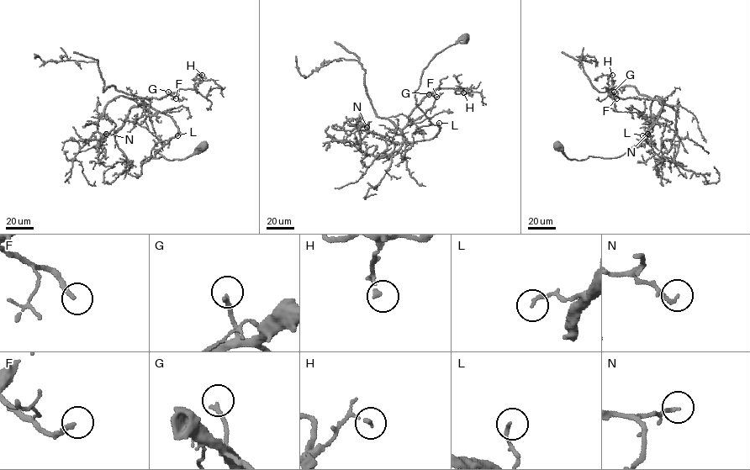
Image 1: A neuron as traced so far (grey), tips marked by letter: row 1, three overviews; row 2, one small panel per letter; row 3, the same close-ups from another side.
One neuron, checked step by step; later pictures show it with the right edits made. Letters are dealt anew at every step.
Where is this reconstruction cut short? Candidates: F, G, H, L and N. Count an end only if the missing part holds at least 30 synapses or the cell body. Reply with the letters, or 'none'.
F

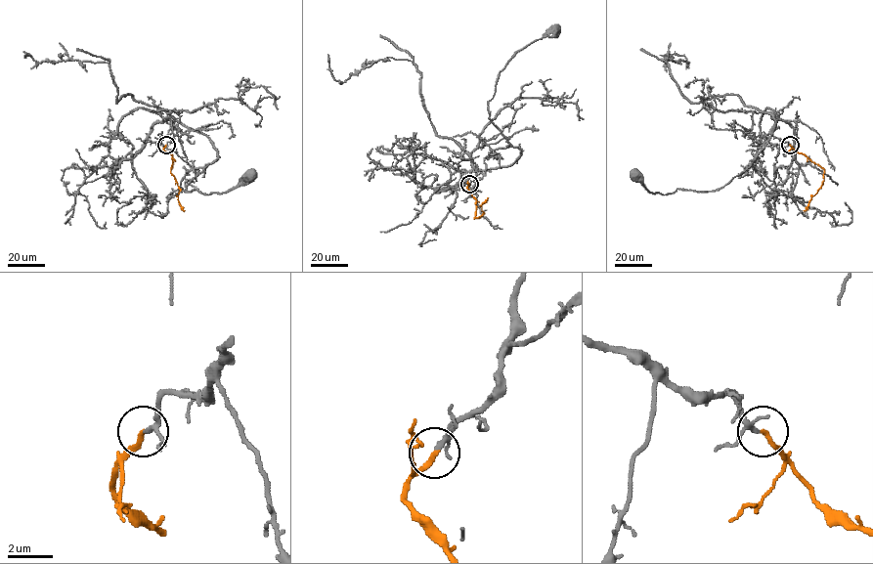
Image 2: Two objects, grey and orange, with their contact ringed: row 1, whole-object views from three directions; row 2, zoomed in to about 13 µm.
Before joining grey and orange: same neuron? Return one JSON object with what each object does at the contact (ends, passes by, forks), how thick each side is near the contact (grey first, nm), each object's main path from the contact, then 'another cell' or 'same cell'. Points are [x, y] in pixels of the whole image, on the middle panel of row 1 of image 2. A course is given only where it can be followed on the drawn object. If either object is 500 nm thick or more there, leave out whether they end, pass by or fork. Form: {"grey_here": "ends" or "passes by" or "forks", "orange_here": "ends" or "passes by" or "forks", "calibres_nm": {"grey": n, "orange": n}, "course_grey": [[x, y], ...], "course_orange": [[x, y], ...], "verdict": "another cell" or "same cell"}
{"grey_here": "forks", "orange_here": "ends", "calibres_nm": {"grey": 130, "orange": 220}, "course_grey": [[469, 184], [475, 164], [474, 169], [507, 166], [520, 154], [489, 118], [488, 102], [507, 62], [553, 28]], "course_orange": [[469, 184], [467, 187], [476, 200], [474, 219], [484, 213], [481, 205], [488, 197]], "verdict": "same cell"}

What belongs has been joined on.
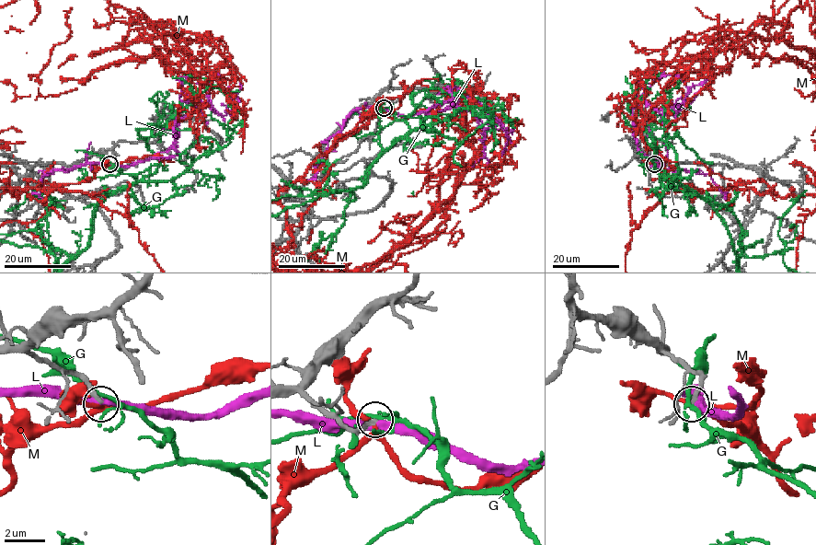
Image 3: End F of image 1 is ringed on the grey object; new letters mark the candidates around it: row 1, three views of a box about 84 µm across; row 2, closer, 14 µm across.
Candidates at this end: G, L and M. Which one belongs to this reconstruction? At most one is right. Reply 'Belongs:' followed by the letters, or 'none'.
Belongs: none

